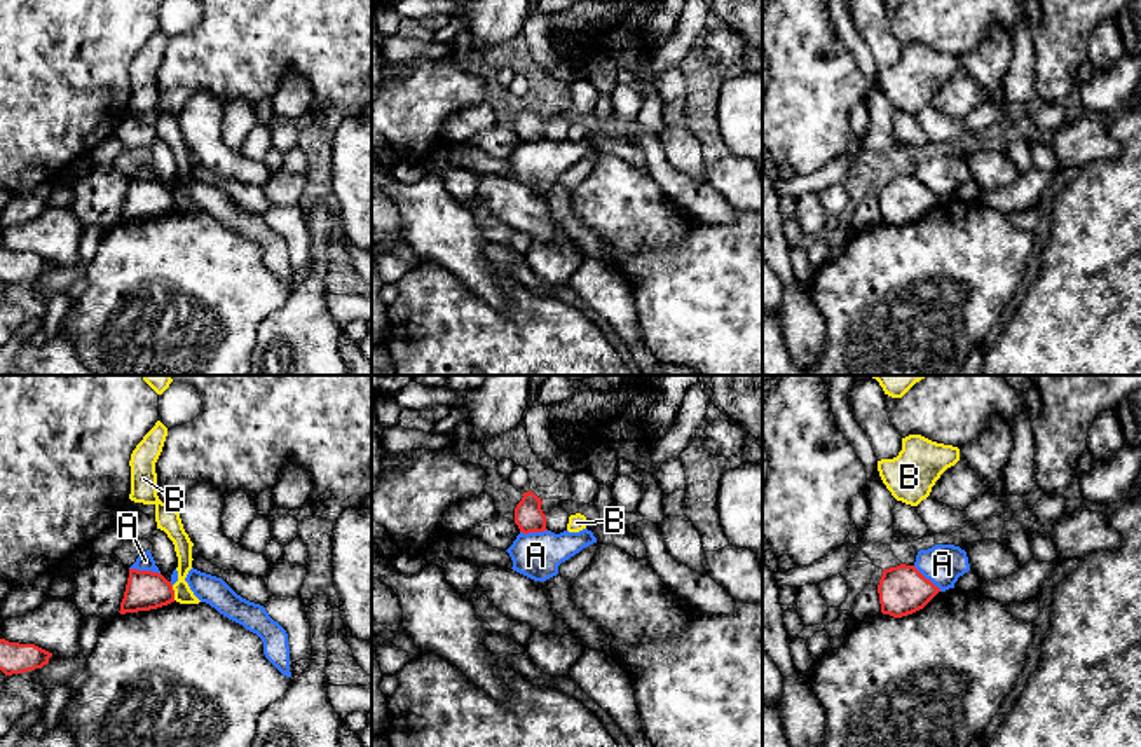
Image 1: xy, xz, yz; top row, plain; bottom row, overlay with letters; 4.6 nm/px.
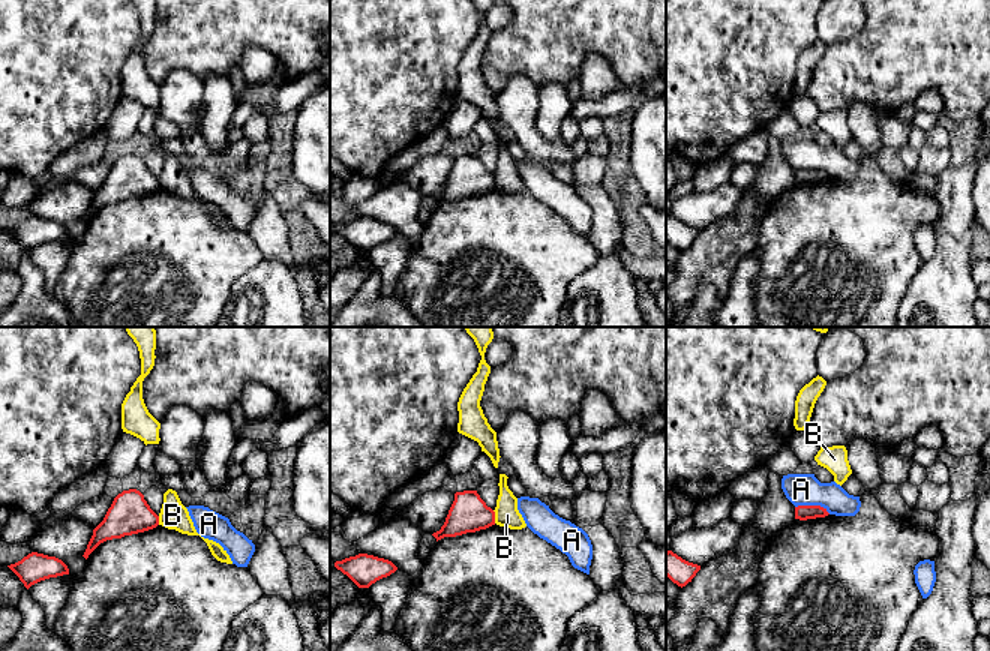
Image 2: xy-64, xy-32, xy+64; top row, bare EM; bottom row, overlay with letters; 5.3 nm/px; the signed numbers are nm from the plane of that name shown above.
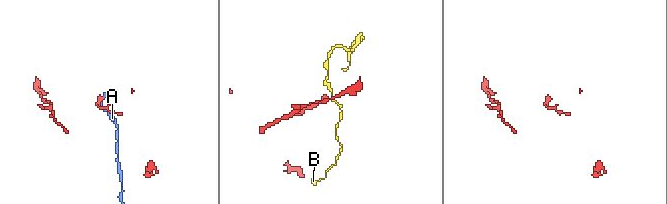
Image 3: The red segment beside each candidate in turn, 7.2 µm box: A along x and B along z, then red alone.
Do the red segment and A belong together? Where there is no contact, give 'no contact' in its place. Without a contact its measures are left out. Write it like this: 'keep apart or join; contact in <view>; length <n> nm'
keep apart; contact in xy; length 150 nm

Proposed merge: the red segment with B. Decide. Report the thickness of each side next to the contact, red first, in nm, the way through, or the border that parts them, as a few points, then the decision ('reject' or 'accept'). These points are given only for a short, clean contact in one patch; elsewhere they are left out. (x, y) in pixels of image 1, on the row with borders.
180 nm thick on the red side, 80 nm on the other; border along xy (171, 585), (175, 599); reject

